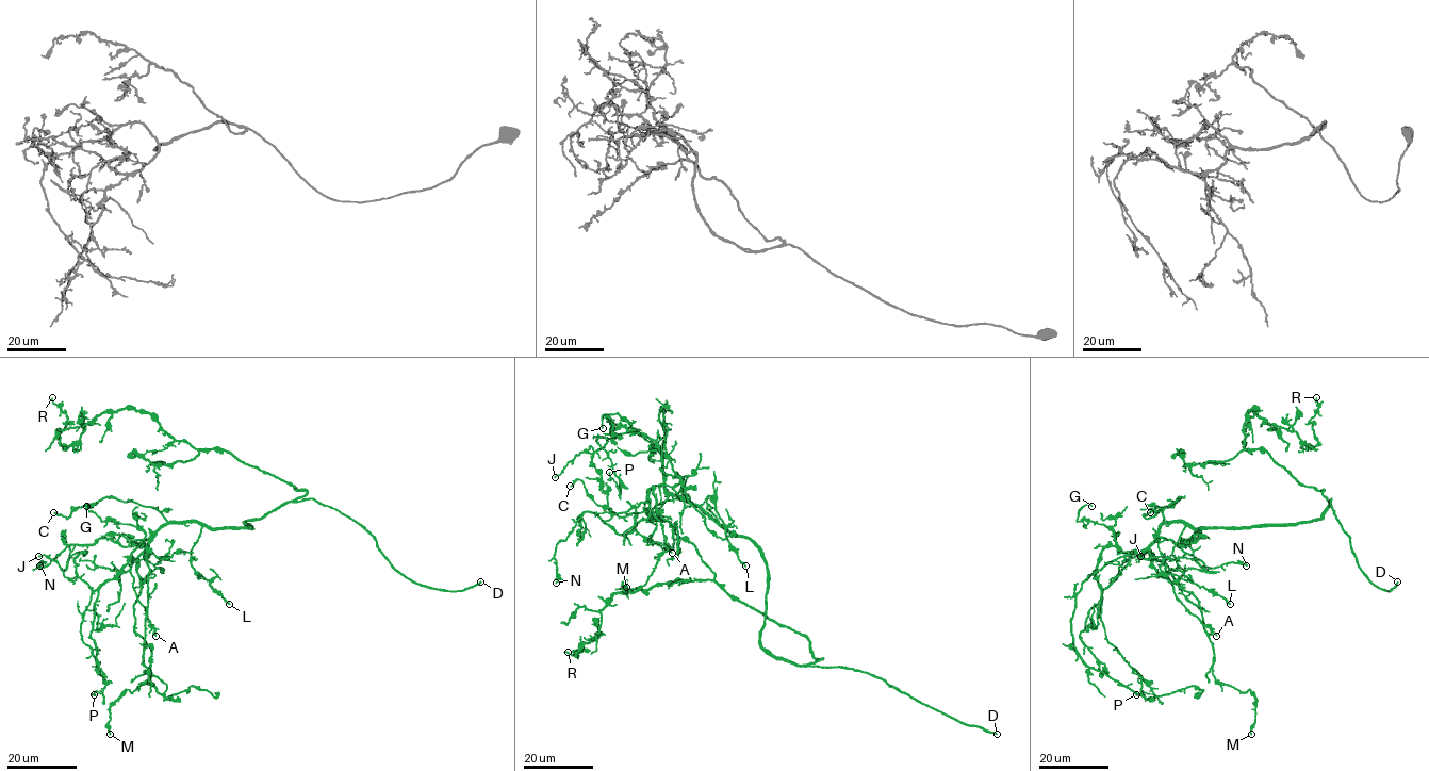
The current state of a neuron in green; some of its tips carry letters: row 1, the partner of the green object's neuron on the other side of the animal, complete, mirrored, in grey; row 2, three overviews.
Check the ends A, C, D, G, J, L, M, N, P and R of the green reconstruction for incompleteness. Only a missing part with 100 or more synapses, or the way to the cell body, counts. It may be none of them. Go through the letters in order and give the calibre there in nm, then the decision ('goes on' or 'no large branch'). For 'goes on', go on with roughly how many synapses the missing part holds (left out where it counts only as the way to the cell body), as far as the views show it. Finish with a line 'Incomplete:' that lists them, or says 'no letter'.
A: 130 nm thick; no large branch
C: 160 nm thick; no large branch
D: 160 nm thick; goes on
G: 120 nm thick; no large branch
J: 110 nm thick; no large branch
L: 160 nm thick; no large branch
M: 130 nm thick; no large branch
N: 110 nm thick; no large branch
P: 110 nm thick; no large branch
R: 90 nm thick; no large branch
Incomplete: D

